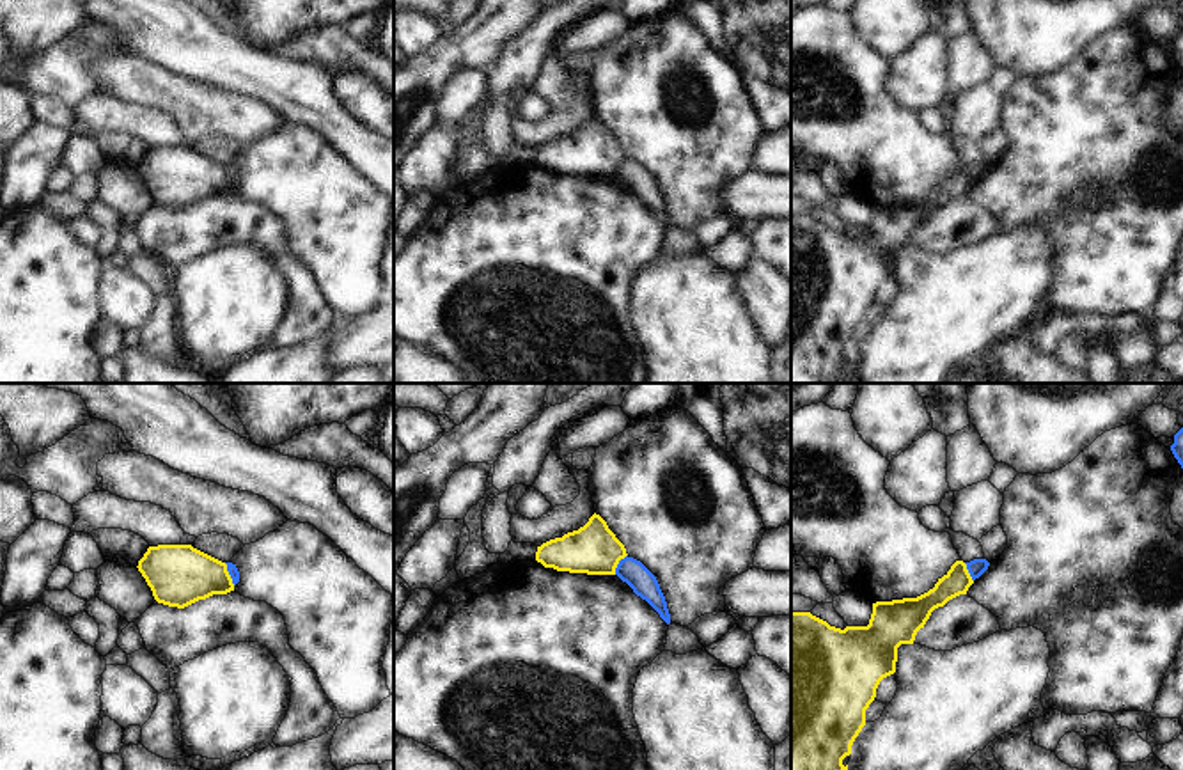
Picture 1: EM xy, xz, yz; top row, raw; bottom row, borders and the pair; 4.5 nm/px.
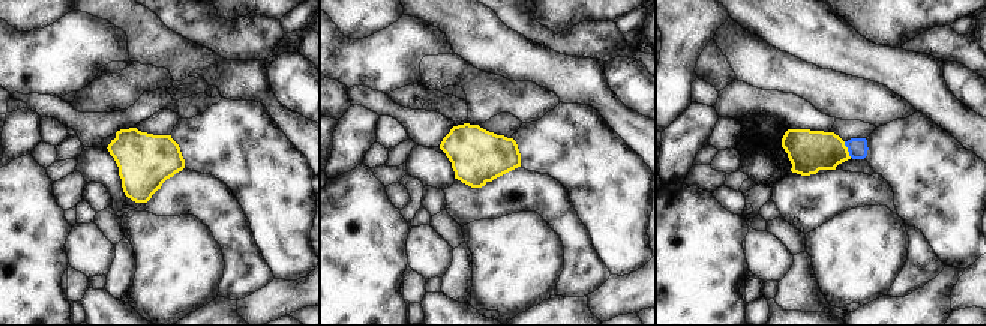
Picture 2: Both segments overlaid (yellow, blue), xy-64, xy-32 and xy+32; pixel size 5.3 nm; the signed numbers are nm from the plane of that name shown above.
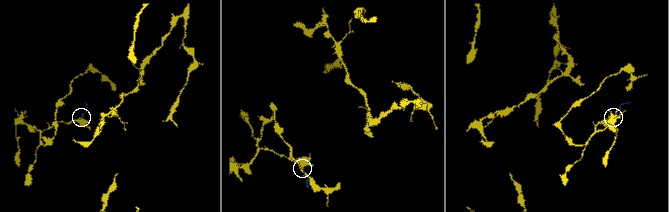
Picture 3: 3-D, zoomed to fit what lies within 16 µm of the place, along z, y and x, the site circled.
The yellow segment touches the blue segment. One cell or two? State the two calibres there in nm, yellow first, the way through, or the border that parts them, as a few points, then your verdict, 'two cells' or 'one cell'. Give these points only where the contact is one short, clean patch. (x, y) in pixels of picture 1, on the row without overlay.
280/50 nm | along xy (224, 165), (235, 187) | two cells

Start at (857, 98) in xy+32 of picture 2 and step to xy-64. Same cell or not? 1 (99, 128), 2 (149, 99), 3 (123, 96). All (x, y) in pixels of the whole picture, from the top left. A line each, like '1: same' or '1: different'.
1: same
2: same
3: different

